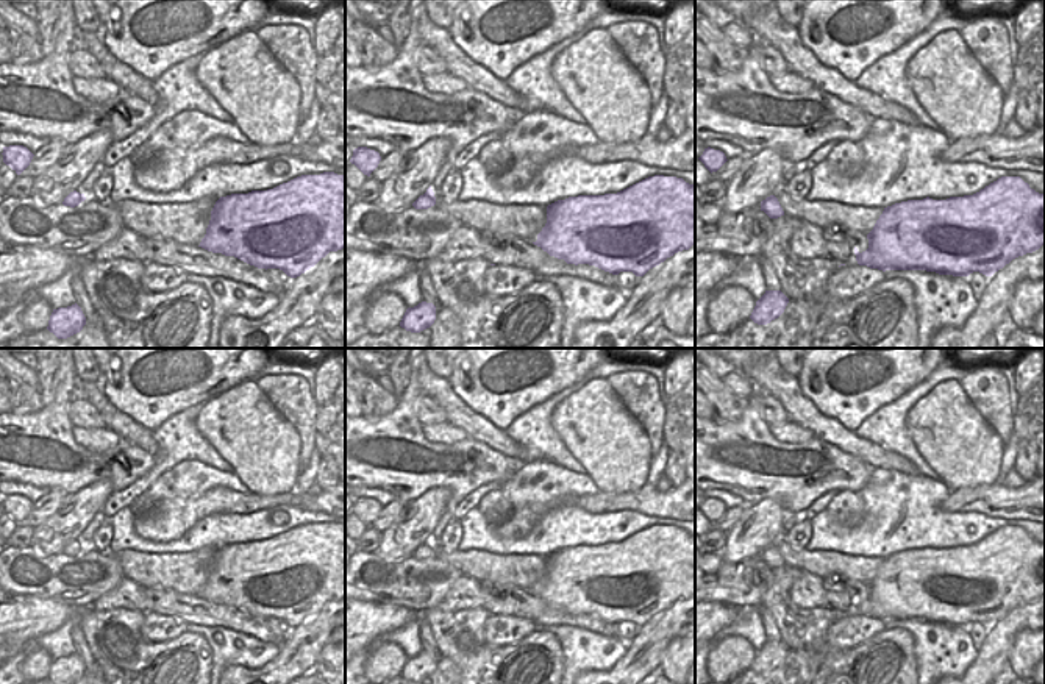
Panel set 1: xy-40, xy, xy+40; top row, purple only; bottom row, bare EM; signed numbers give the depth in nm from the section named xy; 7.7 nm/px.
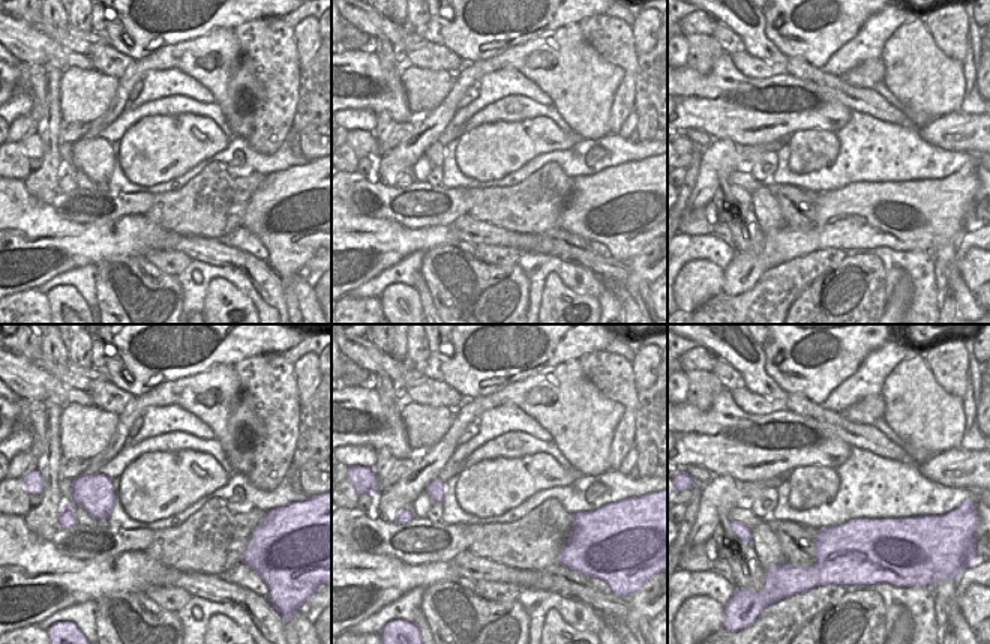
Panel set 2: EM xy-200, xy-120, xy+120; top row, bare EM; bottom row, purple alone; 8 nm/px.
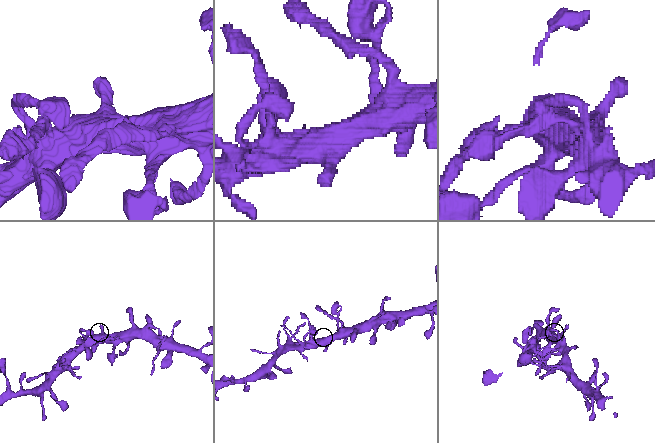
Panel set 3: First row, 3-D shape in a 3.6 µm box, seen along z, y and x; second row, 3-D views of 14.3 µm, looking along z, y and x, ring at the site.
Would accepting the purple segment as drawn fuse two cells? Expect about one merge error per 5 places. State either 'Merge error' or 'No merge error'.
No merge error.

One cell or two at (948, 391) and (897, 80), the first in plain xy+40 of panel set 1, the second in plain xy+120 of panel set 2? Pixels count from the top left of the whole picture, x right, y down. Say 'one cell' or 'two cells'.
one cell

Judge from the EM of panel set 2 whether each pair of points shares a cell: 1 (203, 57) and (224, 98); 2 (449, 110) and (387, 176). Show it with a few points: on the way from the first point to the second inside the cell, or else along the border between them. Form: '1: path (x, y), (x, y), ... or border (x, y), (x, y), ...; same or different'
1: path (213, 68), (219, 74), (224, 87); same
2: path (434, 126), (401, 159); same

